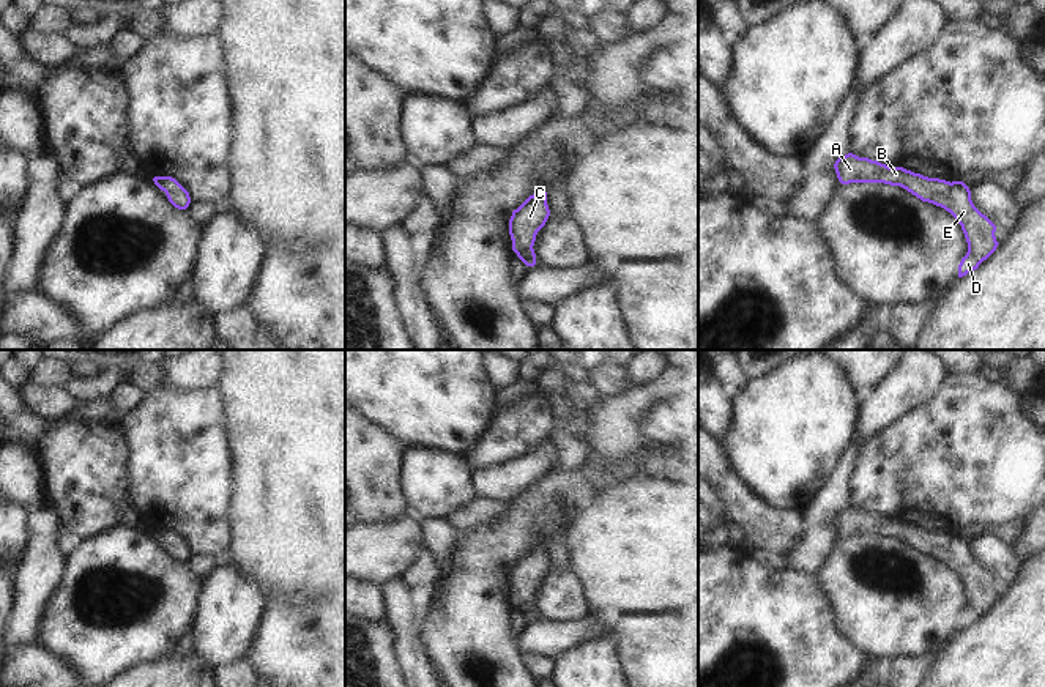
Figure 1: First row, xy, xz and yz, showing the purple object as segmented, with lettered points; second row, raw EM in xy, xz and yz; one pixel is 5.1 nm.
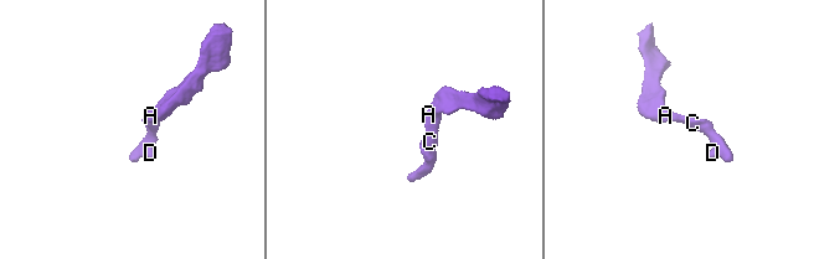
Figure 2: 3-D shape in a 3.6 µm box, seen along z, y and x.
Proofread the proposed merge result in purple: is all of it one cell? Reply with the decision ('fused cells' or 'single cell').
single cell

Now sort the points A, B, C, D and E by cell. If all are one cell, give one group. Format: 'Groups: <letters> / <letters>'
Groups: A B C D E

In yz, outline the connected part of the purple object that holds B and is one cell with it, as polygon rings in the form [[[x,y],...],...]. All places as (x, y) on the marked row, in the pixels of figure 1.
[[[848,153],[834,164],[842,184],[884,183],[900,186],[920,199],[949,211],[961,225],[968,252],[958,265],[958,277],[979,268],[998,247],[996,225],[982,214],[971,200],[971,191],[963,181],[946,181],[914,173],[903,167],[889,167],[868,158]]]

